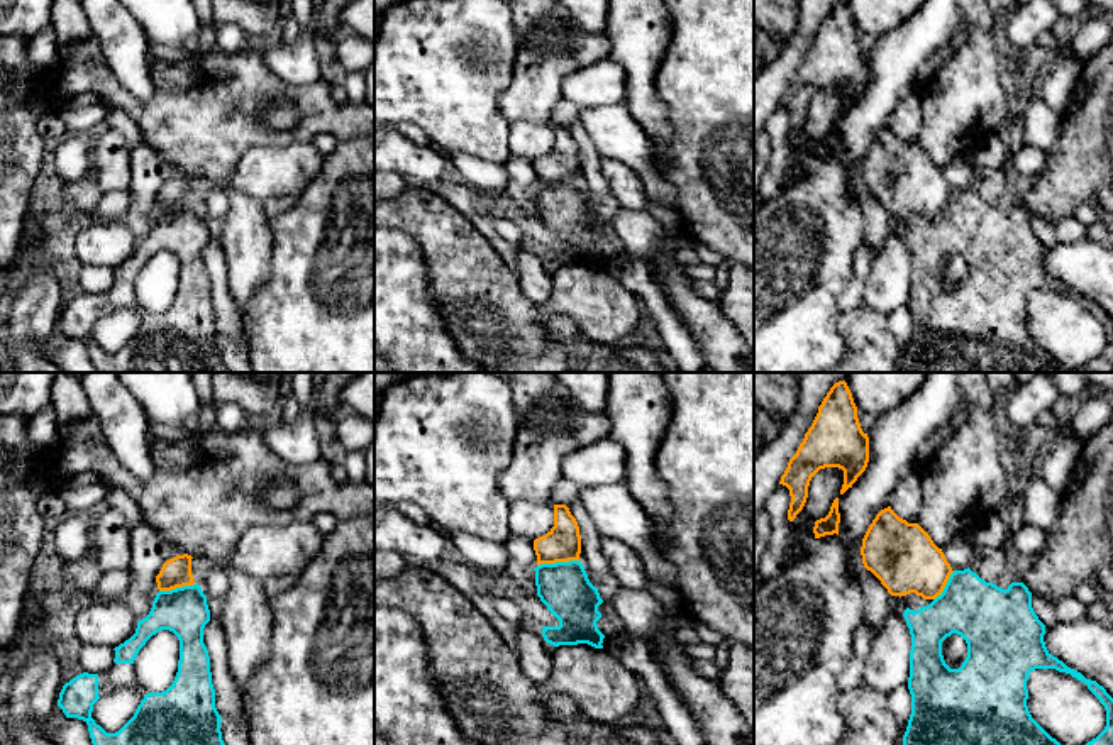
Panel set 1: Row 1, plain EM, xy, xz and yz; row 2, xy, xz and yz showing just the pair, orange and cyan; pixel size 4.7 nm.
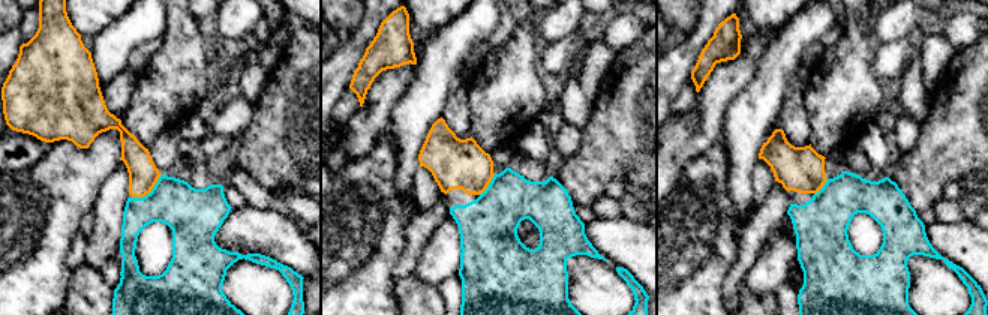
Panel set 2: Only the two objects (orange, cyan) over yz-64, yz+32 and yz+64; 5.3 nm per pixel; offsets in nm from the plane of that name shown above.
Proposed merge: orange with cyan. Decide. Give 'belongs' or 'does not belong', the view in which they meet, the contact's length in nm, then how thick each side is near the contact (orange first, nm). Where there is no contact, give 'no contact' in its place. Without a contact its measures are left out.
belongs; meets orange in xz; contact 200 nm long; 170 nm thick on the orange side, 240 nm on the other

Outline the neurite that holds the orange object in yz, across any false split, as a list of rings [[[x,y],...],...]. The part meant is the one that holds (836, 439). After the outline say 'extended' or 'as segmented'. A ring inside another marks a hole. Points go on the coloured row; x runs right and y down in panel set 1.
[[[845,381],[835,383],[805,433],[796,454],[789,459],[779,484],[789,489],[788,520],[793,522],[808,498],[811,477],[825,467],[844,471],[844,494],[869,462],[869,437],[862,432],[857,406]]]; as segmented

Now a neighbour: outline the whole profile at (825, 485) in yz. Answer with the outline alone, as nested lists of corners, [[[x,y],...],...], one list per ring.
[[[839,467],[820,469],[810,481],[808,498],[803,510],[789,522],[788,547],[808,550],[815,542],[815,522],[825,518],[835,498],[840,496],[844,471]]]

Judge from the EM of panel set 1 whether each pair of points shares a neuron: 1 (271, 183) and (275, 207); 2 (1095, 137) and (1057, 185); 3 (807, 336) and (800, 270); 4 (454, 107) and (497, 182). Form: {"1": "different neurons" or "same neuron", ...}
{"1": "different neurons", "2": "same neuron", "3": "same neuron", "4": "different neurons"}

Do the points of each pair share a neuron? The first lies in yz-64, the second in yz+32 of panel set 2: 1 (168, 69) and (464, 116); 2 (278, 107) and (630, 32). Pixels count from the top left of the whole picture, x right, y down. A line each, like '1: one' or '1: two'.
1: two
2: two

